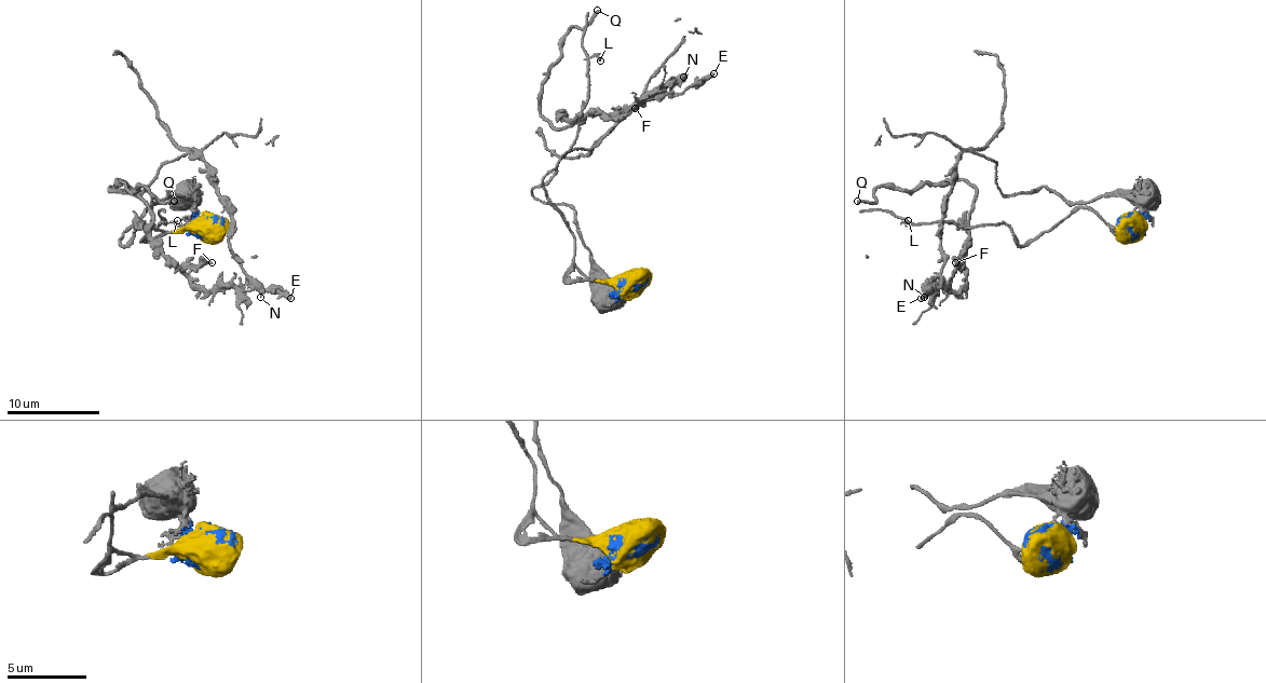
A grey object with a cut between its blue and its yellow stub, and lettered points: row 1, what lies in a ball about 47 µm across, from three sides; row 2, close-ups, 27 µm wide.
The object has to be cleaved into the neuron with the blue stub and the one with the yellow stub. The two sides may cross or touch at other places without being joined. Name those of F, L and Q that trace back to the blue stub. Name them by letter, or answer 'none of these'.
none of these

